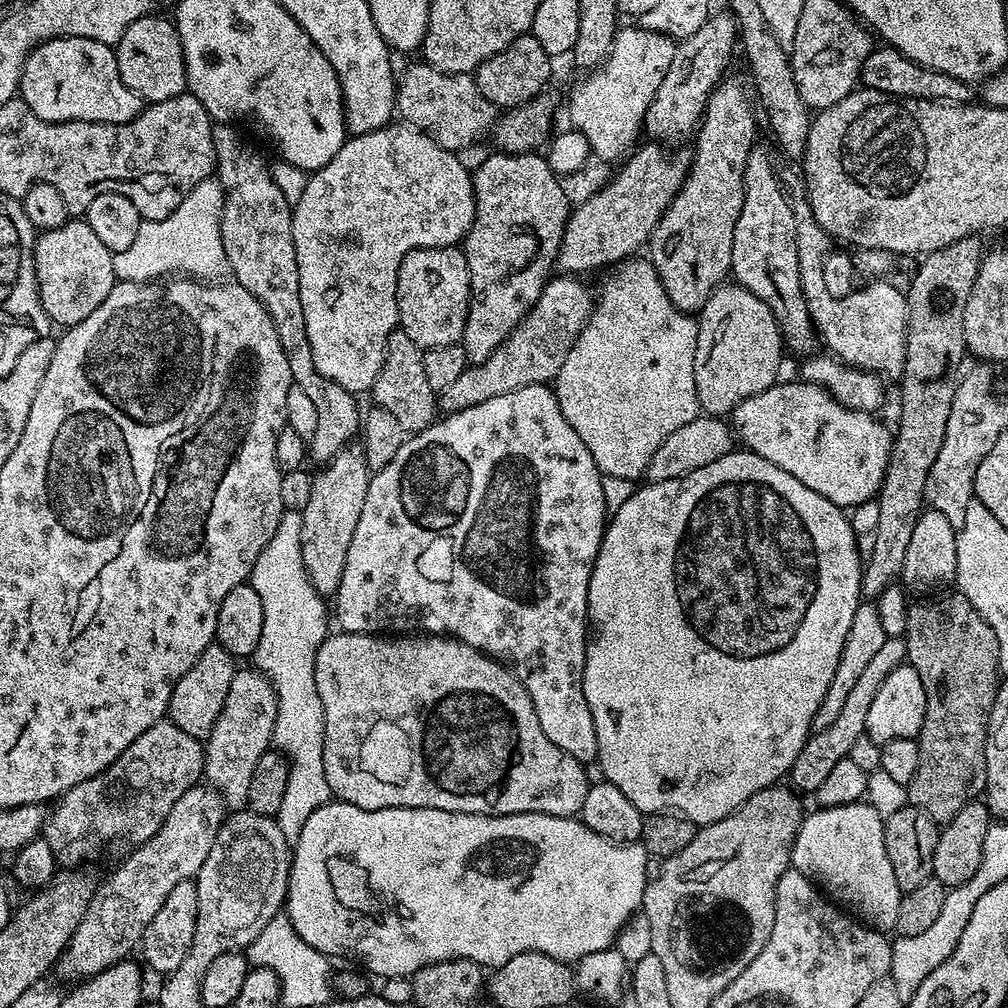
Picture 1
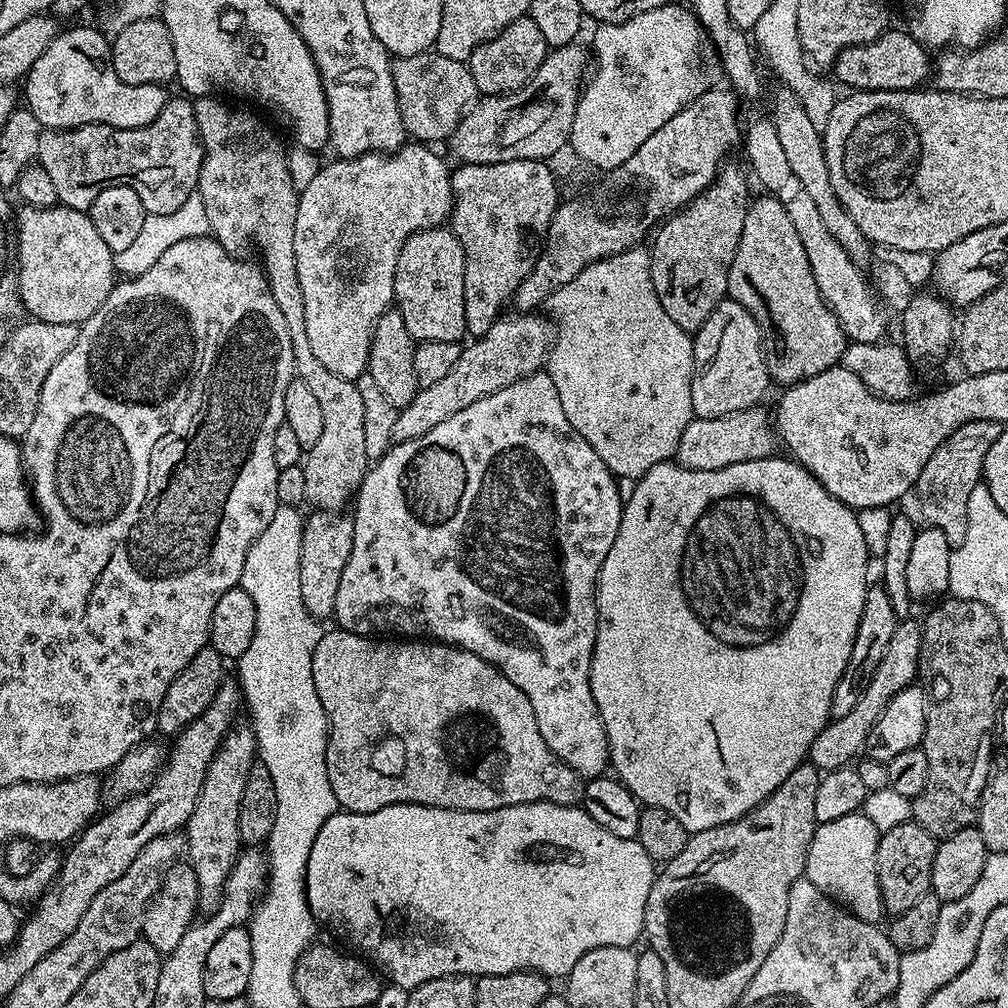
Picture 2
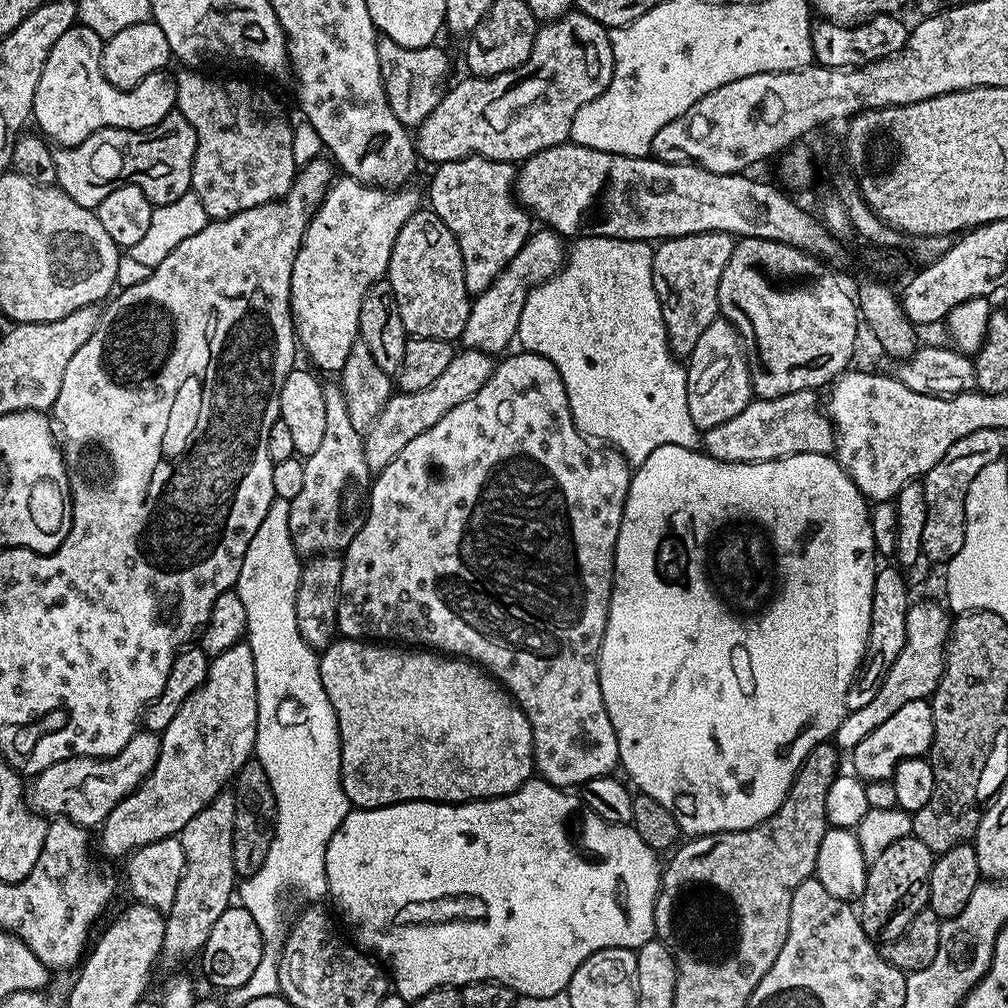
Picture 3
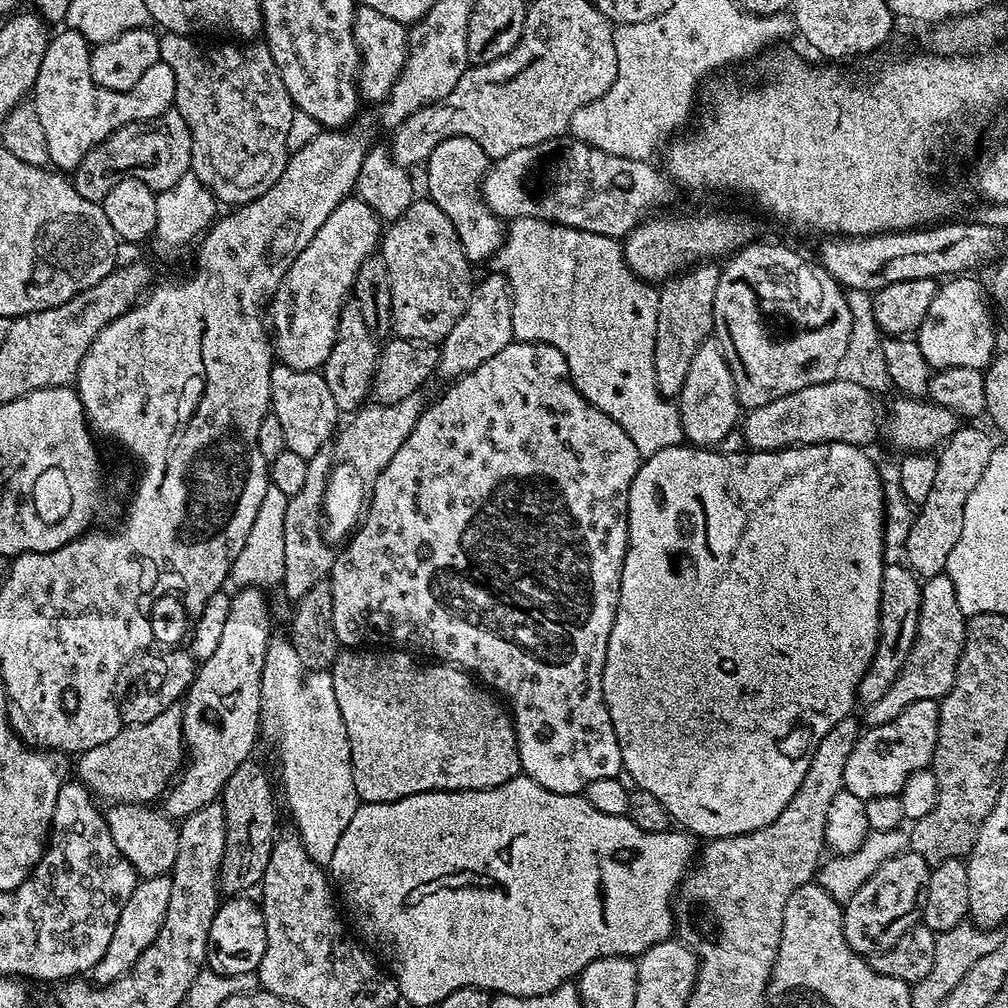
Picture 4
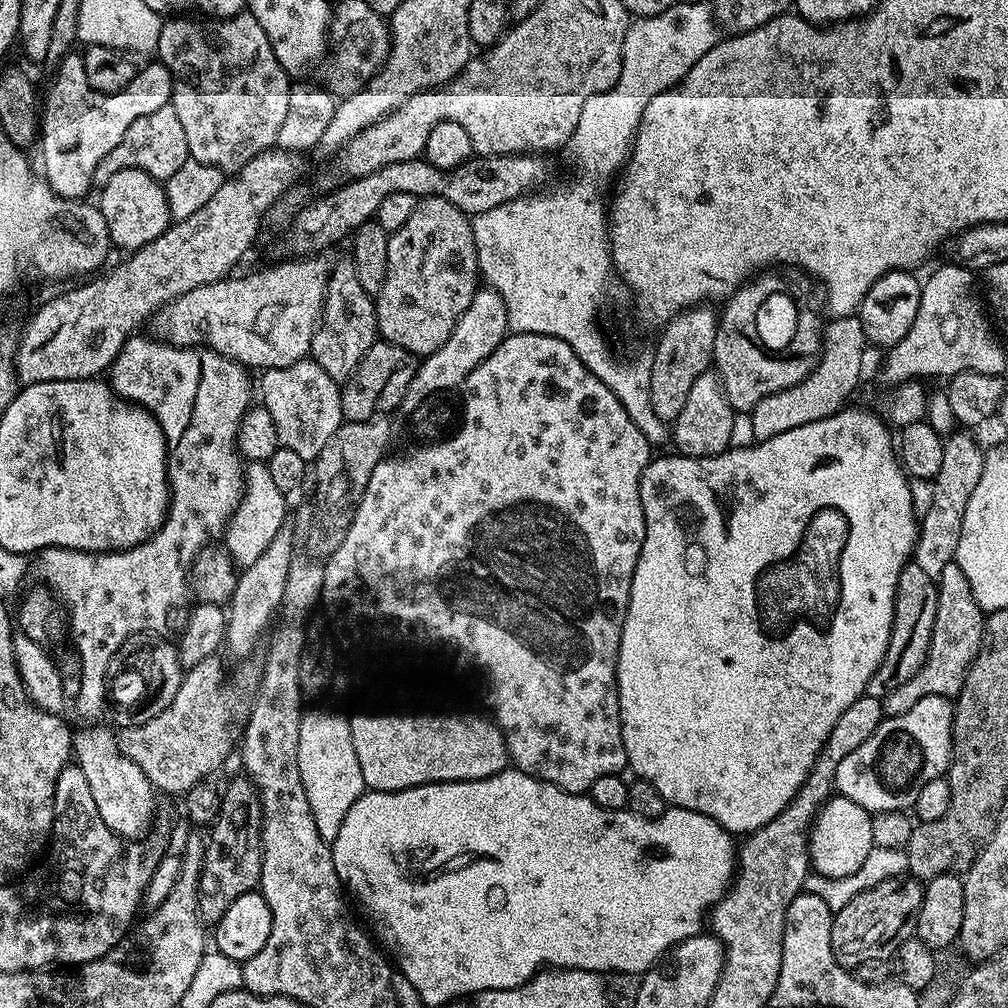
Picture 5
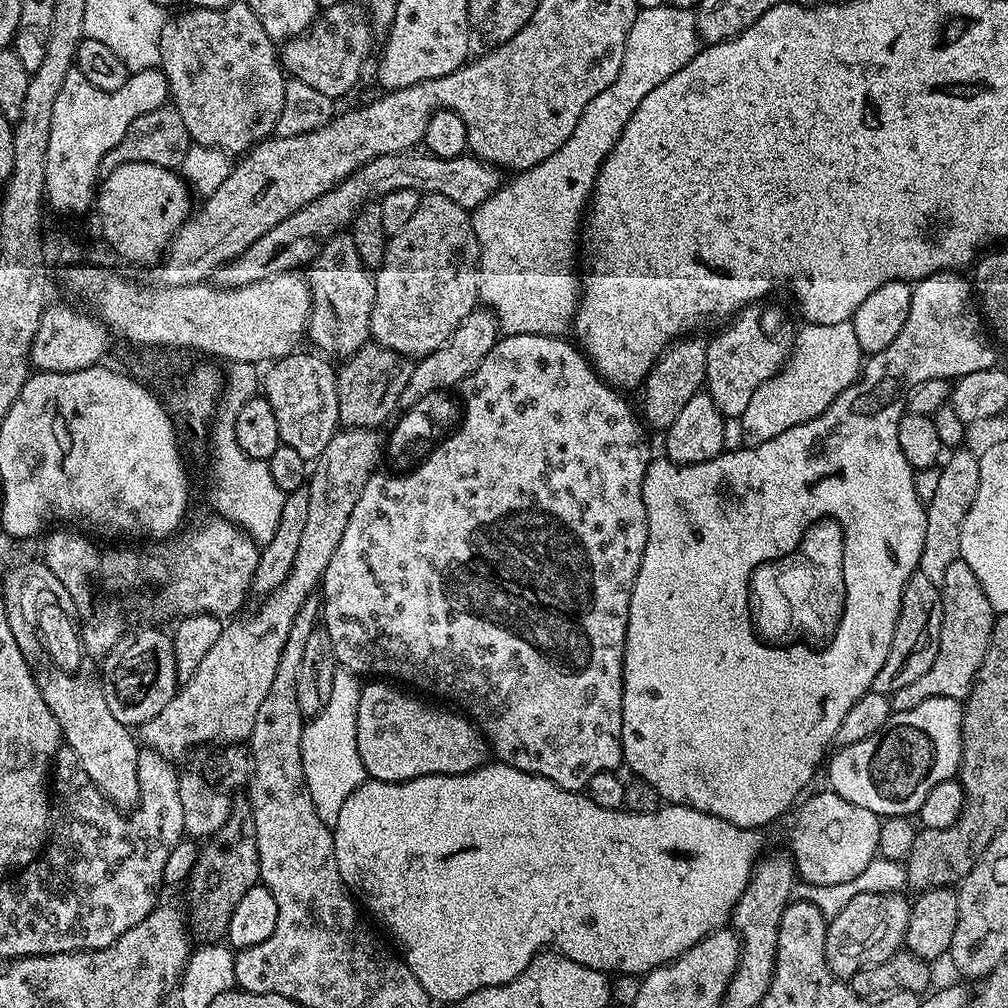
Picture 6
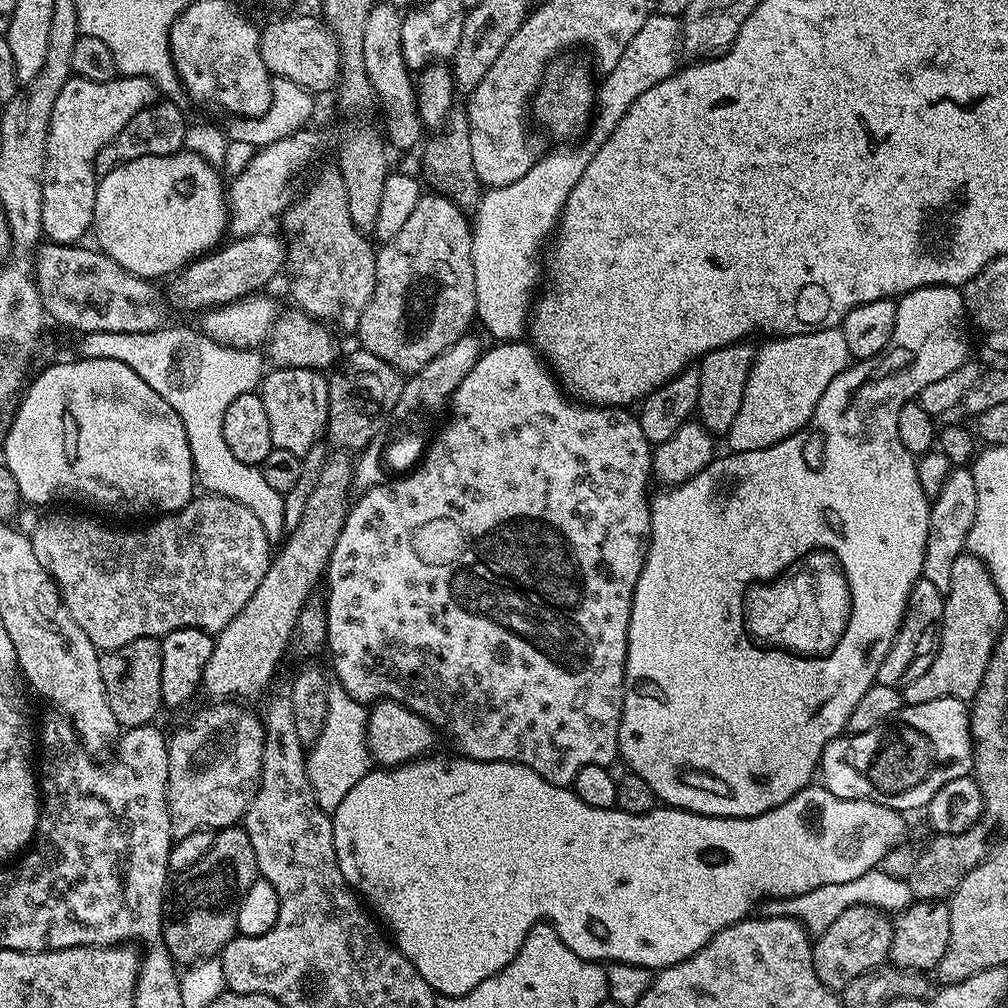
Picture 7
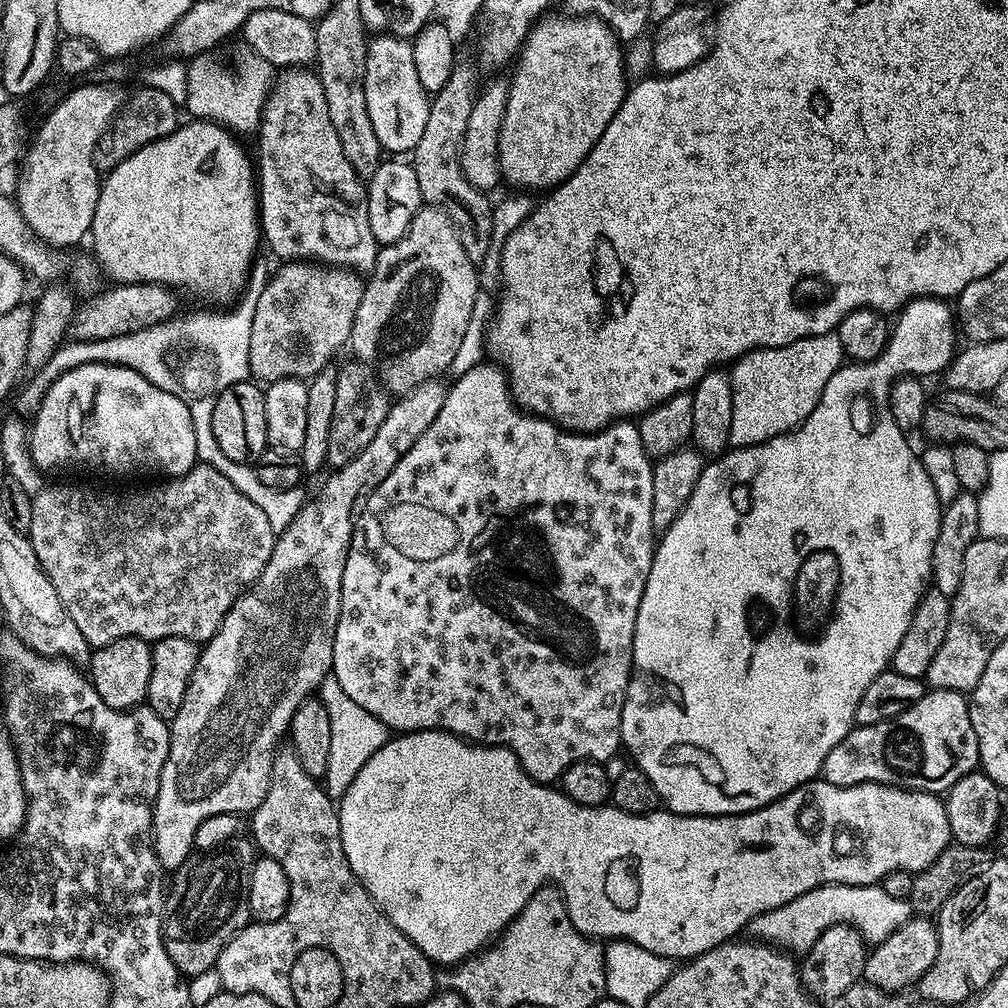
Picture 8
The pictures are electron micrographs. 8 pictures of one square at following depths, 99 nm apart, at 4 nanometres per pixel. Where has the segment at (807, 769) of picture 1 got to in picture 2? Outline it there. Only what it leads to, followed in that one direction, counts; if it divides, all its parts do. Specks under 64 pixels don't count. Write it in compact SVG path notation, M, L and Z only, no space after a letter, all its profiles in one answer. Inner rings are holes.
M904 618L897 623L894 638L890 638L886 654L882 654L875 661L876 669L873 670L868 685L861 690L860 697L840 717L837 715L829 719L827 726L818 734L818 738L814 738L807 759L814 767L820 769L821 773L849 767L865 751L870 730L874 722L878 722L882 710L886 710L890 698L894 698L894 694L898 694L903 688L909 687L915 681L912 679L917 679L920 666L921 625L917 621L915 624L914 621L912 618Z

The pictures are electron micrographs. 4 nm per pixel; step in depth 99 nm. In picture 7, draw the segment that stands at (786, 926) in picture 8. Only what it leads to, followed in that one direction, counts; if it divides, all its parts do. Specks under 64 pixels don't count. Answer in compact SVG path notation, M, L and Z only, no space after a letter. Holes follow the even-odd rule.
M873 870L862 874L862 878L852 879L851 882L823 884L806 894L769 899L766 912L768 916L794 916L808 929L809 933L819 934L825 932L830 922L834 922L834 918L838 918L838 914L842 914L842 910L850 906L870 904L873 908L880 909L881 912L899 914L908 907L909 903L910 893L907 880L899 880L881 870Z

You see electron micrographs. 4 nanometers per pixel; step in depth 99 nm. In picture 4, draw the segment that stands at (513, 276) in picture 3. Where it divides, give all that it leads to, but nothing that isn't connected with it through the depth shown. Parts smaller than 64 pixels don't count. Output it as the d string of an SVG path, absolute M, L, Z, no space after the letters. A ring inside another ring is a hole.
M491 274L484 281L477 283L472 290L472 297L458 322L454 322L454 330L446 334L439 345L440 367L439 375L445 376L445 381L452 382L457 378L472 372L486 358L494 358L498 350L513 343L512 335L512 290L506 286L503 275Z

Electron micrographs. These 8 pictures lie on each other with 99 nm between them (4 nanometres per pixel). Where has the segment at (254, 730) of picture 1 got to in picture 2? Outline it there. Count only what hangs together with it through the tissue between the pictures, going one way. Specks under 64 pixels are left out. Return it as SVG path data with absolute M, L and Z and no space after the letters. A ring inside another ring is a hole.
M233 726L224 735L220 748L206 770L206 782L202 786L202 794L198 794L194 814L190 814L186 825L186 860L192 865L198 878L199 907L204 910L215 909L219 904L220 897L224 894L224 884L242 850L238 830L238 806L242 806L242 790L246 790L246 778L250 775L250 766L258 759L258 753L256 733L251 727L240 727Z

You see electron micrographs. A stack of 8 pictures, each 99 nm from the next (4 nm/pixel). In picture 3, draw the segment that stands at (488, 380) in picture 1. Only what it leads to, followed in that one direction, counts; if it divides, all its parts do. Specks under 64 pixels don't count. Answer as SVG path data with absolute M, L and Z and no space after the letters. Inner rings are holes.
M473 348L460 350L453 355L450 366L446 366L444 373L430 386L426 386L426 390L397 391L393 394L386 402L382 414L374 418L374 426L363 433L369 473L375 474L383 470L387 464L394 462L394 458L398 458L398 454L402 454L402 450L406 450L406 446L410 446L410 442L414 442L414 438L418 438L418 434L426 434L426 430L430 430L434 422L446 418L446 414L450 414L454 406L478 394L478 390L482 390L482 386L486 386L486 382L492 377L493 367L494 360L489 353Z

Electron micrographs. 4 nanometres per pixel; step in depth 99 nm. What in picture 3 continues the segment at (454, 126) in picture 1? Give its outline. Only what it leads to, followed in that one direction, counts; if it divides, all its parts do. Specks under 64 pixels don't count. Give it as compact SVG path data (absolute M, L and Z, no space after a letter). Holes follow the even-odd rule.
M387 38L378 43L382 82L390 110L394 110L394 118L398 118L398 122L402 122L409 130L419 129L421 122L438 106L450 84L448 56L436 47L407 48Z

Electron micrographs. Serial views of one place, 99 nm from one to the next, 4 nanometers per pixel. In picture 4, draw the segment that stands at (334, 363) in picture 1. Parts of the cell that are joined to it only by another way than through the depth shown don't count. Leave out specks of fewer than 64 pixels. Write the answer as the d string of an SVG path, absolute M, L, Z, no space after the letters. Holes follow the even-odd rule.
M359 198L343 200L334 211L322 222L322 226L310 238L310 246L294 258L294 266L282 278L276 295L271 301L271 311L276 311L276 332L274 328L274 356L279 363L290 366L294 370L315 372L323 369L326 358L330 358L330 350L338 334L340 311L349 299L354 278L358 274L358 266L366 262L377 251L382 240L382 221L379 216L366 206Z

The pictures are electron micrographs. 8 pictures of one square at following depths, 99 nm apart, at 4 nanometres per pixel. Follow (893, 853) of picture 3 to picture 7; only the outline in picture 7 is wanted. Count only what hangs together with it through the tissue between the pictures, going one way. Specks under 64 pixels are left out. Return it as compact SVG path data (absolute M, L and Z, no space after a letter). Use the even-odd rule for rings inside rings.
M859 904L842 910L842 914L830 922L828 929L815 937L812 953L818 978L827 988L842 990L854 982L858 974L866 974L881 967L889 959L893 927L889 913L881 912L870 904Z

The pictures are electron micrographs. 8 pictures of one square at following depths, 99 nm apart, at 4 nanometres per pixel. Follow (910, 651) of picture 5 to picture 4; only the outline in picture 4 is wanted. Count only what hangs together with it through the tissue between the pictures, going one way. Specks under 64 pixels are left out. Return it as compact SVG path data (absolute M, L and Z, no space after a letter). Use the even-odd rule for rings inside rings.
M885 563L882 574L882 594L880 595L880 633L874 650L874 658L862 674L862 682L856 687L856 699L867 706L878 702L886 690L890 690L890 682L898 678L910 650L914 646L914 638L918 634L918 614L922 610L922 580L907 563Z

